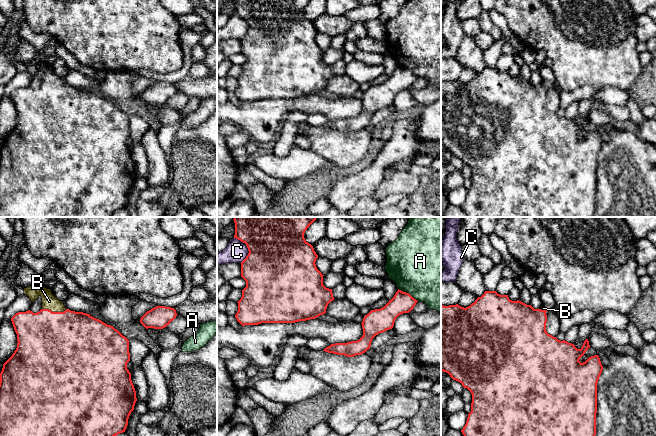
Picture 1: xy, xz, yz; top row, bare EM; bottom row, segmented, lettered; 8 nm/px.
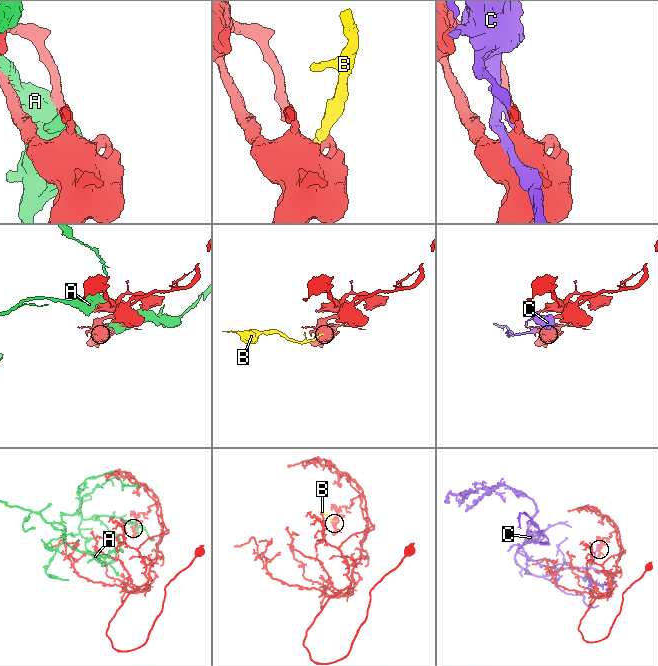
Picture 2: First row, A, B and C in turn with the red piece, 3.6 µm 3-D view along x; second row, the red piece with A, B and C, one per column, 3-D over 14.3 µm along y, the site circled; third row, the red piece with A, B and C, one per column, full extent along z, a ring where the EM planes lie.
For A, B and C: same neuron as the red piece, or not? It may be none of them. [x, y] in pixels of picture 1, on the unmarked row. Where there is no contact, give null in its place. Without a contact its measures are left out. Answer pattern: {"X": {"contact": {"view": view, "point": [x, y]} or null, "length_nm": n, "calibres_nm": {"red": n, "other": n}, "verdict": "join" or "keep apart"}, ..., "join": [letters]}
{"A": {"contact": {"view": "xz", "point": [408, 69]}, "length_nm": 200, "calibres_nm": {"red": 170, "other": 500}, "verdict": "keep apart"}, "B": {"contact": {"view": "xy", "point": [54, 88]}, "length_nm": 200, "calibres_nm": {"red": 500, "other": 120}, "verdict": "join"}, "C": {"contact": {"view": "xz", "point": [247, 23]}, "length_nm": 220, "calibres_nm": {"red": 460, "other": 180}, "verdict": "keep apart"}, "join": ["B"]}

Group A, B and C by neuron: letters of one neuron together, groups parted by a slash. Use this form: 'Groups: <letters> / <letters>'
Groups: A / B / C

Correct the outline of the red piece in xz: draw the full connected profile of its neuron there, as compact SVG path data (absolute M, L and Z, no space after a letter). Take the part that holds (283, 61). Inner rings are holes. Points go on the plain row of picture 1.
M235 0L234 14L245 19L248 31L241 38L241 53L246 57L242 73L237 78L235 91L242 101L261 99L295 99L315 95L326 89L328 80L334 76L332 65L323 61L323 50L316 43L318 31L305 14L304 9L311 0Z

